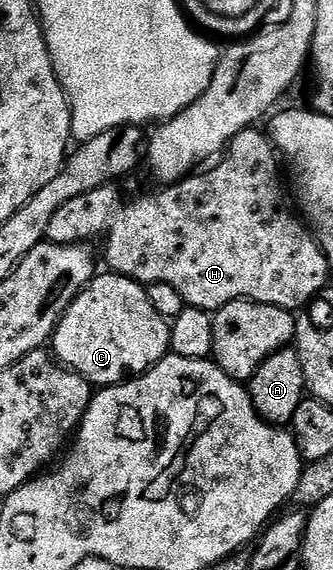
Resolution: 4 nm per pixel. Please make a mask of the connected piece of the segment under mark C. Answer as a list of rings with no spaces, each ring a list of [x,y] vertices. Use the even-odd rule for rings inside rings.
[[[100,272],[66,308],[52,333],[50,350],[57,362],[75,370],[93,387],[116,386],[167,358],[171,331],[169,319],[154,312],[141,283],[121,274]]]

